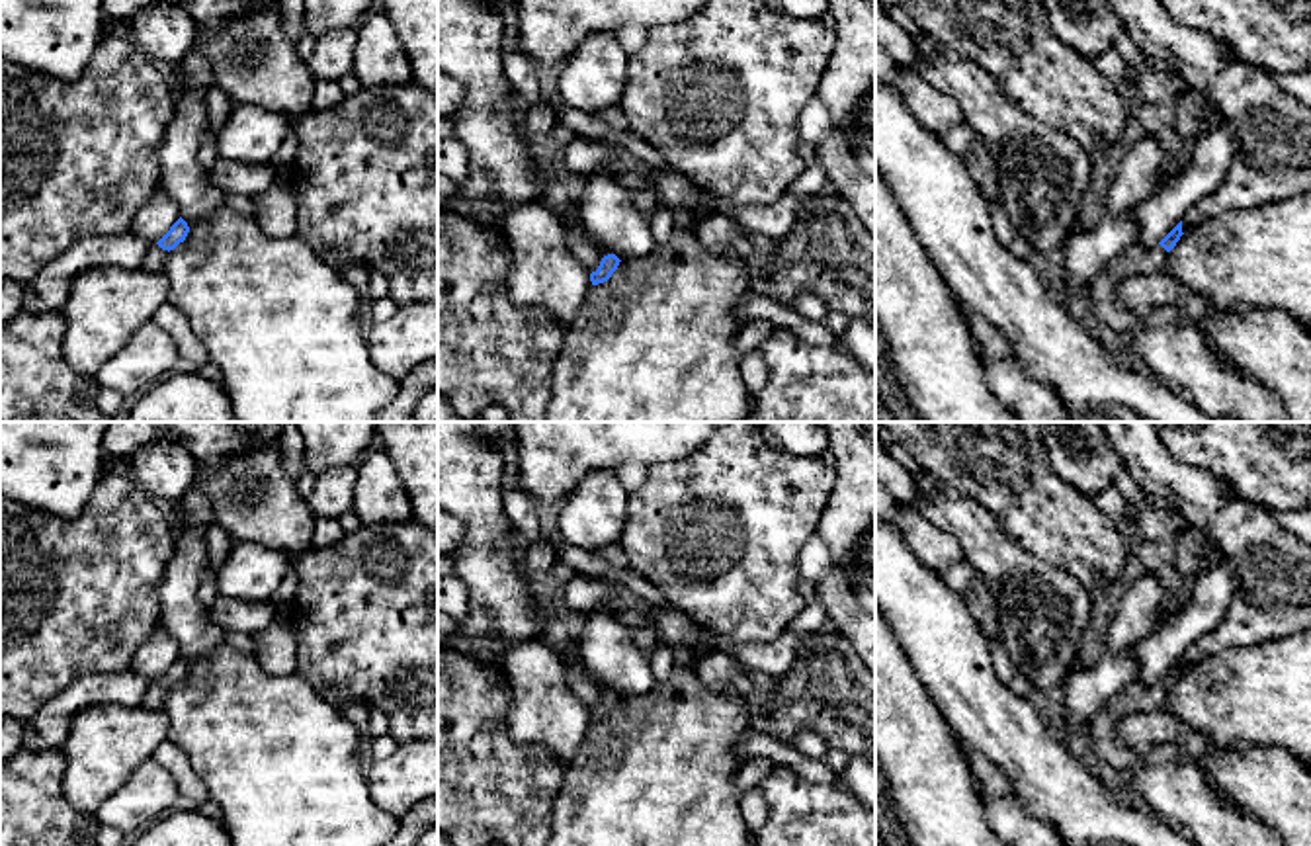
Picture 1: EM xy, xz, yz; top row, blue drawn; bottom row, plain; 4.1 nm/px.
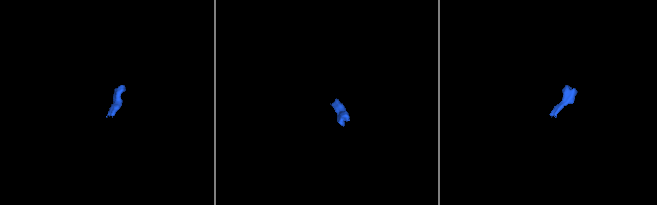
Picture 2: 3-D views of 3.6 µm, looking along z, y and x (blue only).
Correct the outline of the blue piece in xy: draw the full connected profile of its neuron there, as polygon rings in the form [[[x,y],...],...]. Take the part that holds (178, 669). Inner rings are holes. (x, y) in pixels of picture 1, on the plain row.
[[[180,655],[156,682],[150,682],[141,705],[147,709],[162,709],[168,690],[174,688],[180,680],[184,680],[188,670],[190,664]]]

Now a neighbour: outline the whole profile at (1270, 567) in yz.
[[[1100,422],[1125,471],[1149,498],[1174,506],[1202,528],[1233,572],[1233,598],[1223,619],[1188,647],[1182,670],[1235,647],[1250,647],[1311,627],[1311,545],[1280,526],[1270,508],[1235,500],[1225,485],[1204,469],[1174,459],[1155,422]]]

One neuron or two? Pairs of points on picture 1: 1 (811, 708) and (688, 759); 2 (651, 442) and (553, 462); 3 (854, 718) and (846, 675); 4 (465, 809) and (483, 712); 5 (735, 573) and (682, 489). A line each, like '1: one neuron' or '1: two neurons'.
1: two neurons
2: one neuron
3: one neuron
4: one neuron
5: one neuron

